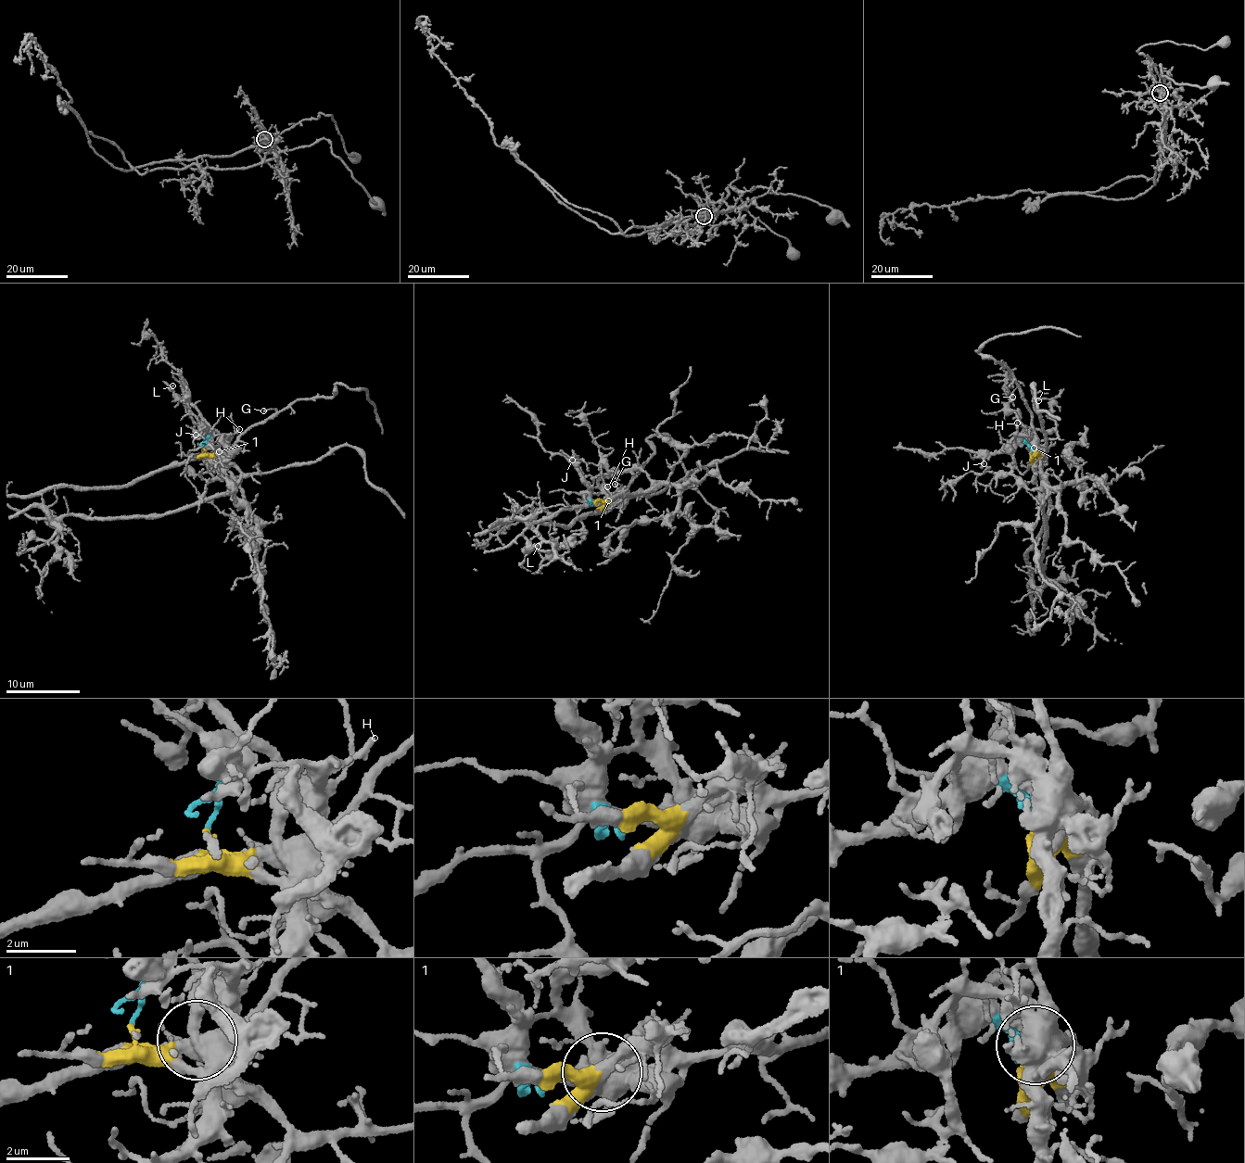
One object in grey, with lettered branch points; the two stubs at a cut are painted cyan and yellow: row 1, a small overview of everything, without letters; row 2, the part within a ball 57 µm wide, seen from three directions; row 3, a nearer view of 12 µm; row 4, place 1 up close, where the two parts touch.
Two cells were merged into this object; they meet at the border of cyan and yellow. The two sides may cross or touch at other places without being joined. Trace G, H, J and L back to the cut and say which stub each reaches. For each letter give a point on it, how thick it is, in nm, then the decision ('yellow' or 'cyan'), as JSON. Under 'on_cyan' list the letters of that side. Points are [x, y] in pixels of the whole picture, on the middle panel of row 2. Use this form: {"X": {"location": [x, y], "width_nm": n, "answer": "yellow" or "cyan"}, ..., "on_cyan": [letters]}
{"G": {"location": [615, 484], "width_nm": 140, "answer": "yellow"}, "H": {"location": [607, 486], "width_nm": 150, "answer": "yellow"}, "J": {"location": [572, 460], "width_nm": 170, "answer": "cyan"}, "L": {"location": [538, 546], "width_nm": 120, "answer": "cyan"}, "on_cyan": ["J", "L"]}

